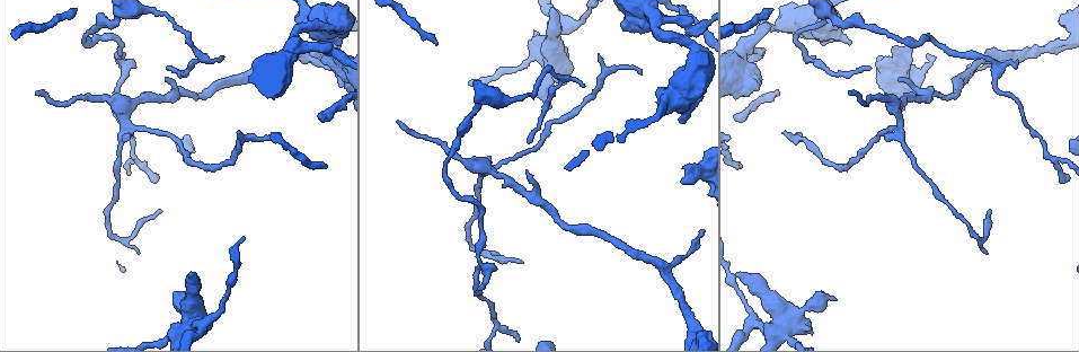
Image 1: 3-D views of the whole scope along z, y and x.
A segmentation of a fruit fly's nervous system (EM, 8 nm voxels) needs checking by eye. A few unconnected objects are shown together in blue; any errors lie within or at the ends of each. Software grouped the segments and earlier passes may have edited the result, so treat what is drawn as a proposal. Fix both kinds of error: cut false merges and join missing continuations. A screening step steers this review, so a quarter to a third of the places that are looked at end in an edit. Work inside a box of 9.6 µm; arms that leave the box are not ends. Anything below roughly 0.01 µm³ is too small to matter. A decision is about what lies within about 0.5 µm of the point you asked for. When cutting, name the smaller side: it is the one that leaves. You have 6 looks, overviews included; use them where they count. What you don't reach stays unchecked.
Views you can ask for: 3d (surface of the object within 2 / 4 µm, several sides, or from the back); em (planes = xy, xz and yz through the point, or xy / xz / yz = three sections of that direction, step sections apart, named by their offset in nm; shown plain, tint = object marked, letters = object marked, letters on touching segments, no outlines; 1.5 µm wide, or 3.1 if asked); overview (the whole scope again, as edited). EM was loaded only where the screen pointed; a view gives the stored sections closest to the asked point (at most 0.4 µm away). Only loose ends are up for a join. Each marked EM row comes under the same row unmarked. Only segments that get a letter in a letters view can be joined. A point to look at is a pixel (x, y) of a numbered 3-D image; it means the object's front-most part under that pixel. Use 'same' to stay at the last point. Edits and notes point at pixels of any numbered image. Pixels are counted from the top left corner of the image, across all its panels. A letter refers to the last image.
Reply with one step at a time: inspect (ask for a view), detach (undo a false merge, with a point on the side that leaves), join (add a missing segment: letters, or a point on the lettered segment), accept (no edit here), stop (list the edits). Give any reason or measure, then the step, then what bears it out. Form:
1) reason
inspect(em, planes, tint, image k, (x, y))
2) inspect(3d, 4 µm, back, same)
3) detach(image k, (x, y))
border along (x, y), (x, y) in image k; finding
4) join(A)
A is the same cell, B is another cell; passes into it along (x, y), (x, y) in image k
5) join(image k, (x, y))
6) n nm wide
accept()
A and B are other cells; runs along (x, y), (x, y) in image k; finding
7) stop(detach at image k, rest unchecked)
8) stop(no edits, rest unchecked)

branch stops here
inspect(em, yz, step 8, letters, image 1, (582, 86))

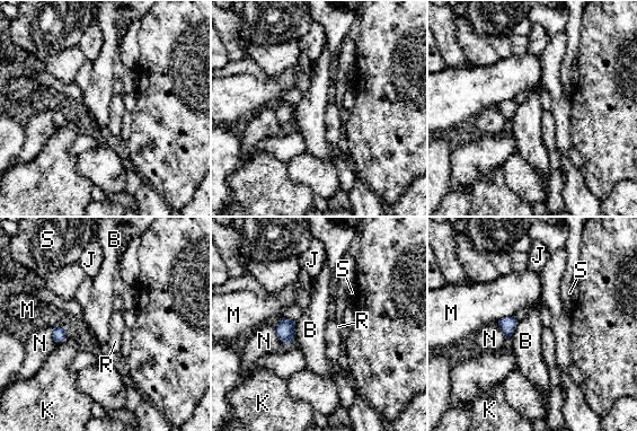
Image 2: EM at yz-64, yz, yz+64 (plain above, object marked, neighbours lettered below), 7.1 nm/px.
inspect(em, planes, letters, same)

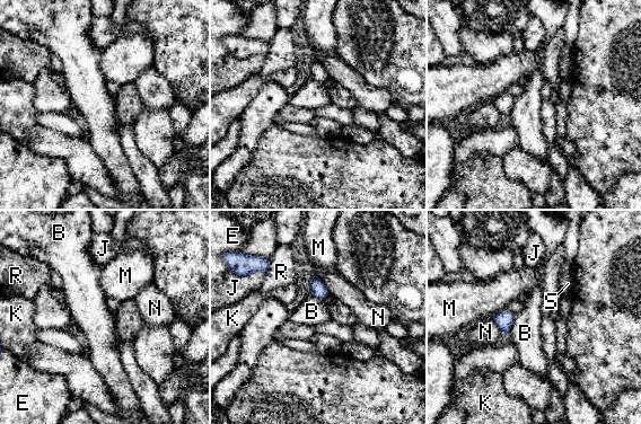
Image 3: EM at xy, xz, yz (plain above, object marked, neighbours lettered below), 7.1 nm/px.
110 nm wide; N touches over 180 nm
accept()
B, E, J, K, M, N, R and S are other cells; no lettered segment goes on from it

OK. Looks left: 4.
free end
inspect(em, planes, letters, image 1, (896, 48))

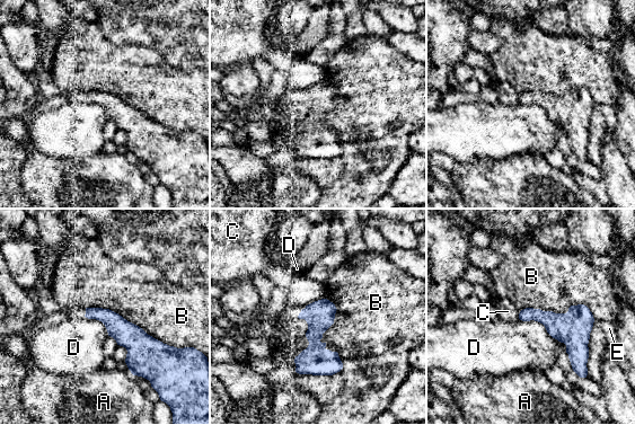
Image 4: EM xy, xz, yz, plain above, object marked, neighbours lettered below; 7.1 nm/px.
accept()
A, B, C, D and E are other cells; border along (519, 318), (539, 321), (566, 352) in image 4; no lettered segment goes on from it

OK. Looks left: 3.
a fork
inspect(3d, 2 µm, image 1, (494, 323))

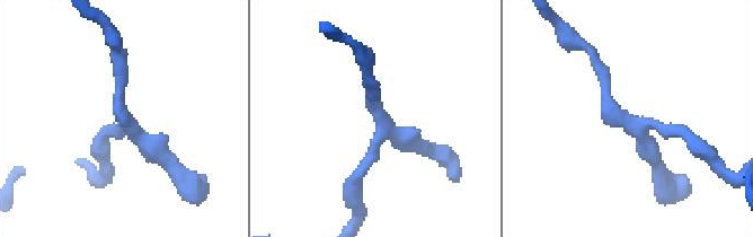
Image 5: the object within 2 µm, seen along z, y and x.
shape alone is not enough
inspect(em, xy, step 4, tint, image 5, (624, 120))

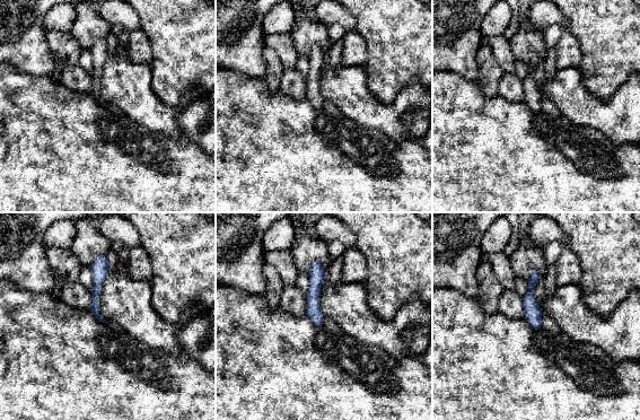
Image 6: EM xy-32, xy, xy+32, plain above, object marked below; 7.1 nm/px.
cut it another way
inspect(em, planes, letters, same)

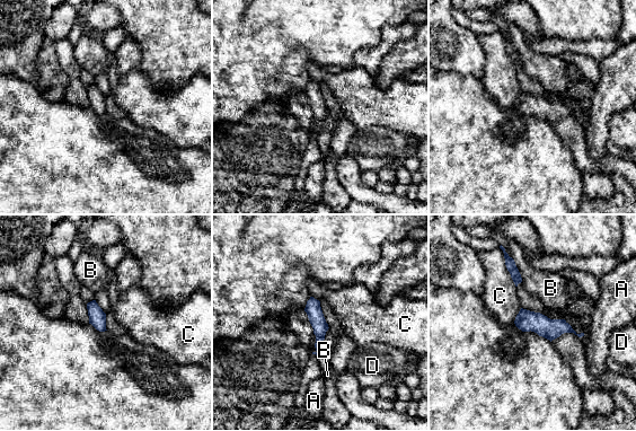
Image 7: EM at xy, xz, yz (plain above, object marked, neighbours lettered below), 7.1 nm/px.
accept()
A, B, C and D are other cells; runs along (311, 301), (319, 325), (318, 346) in image 7; continuous, no second neuron

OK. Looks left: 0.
stop(no edits, rest unchecked)

